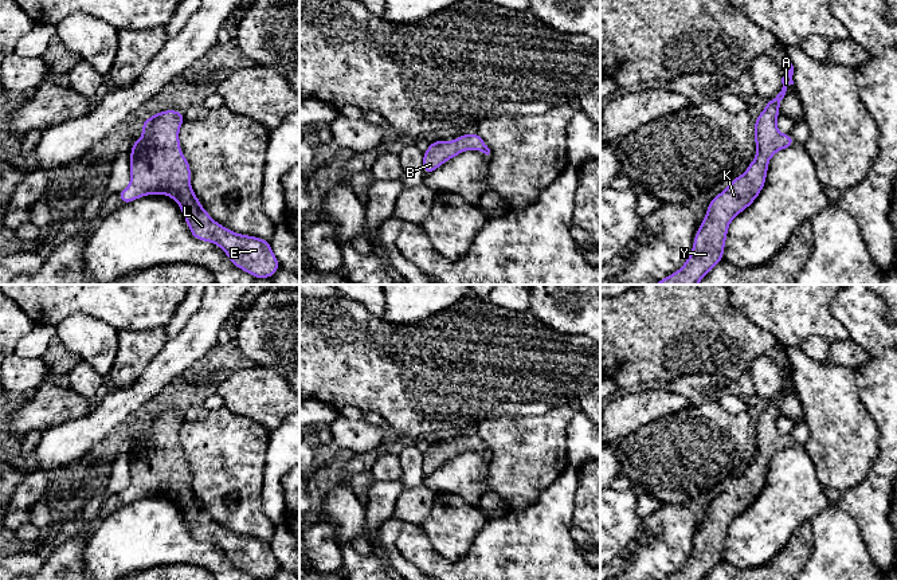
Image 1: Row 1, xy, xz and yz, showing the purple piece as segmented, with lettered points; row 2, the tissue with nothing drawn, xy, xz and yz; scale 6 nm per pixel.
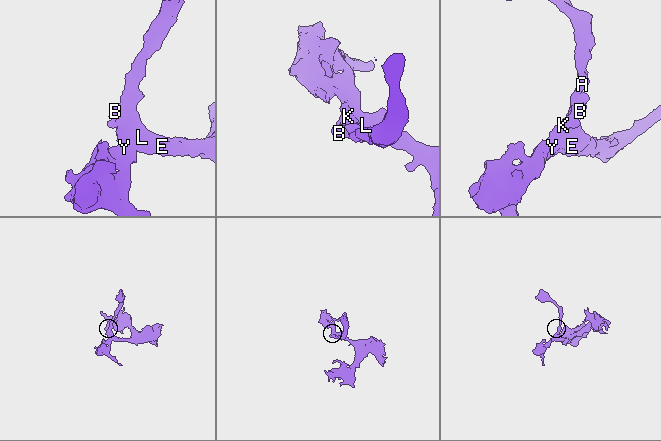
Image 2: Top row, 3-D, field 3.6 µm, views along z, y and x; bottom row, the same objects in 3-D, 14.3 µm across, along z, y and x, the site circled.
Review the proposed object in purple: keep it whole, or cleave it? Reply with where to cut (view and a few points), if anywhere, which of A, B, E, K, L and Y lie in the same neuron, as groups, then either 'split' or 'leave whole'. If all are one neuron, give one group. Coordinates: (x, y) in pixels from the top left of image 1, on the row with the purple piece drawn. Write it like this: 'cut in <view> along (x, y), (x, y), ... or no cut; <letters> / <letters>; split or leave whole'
no cut; A B E K L Y; leave whole

